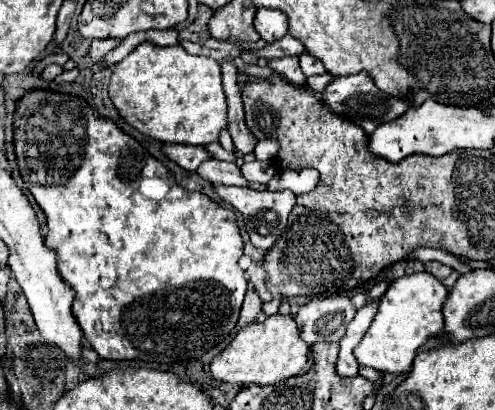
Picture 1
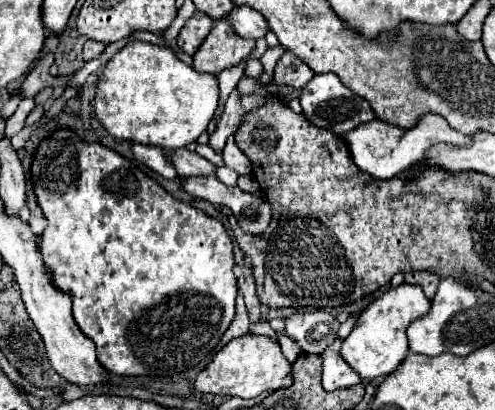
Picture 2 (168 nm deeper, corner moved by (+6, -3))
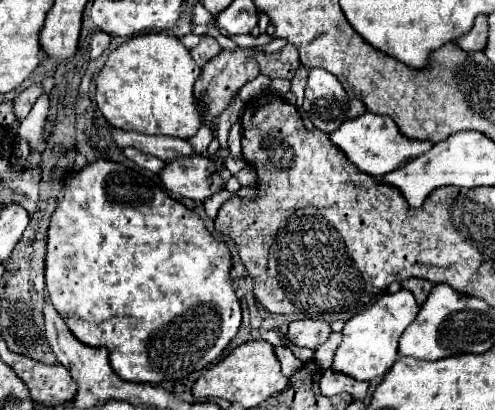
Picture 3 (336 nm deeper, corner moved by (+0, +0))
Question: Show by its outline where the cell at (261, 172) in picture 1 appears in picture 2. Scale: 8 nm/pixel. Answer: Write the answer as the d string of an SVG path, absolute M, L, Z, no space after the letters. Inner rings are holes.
M220 167L220 169L216 171L216 177L218 177L224 185L236 185L236 181L238 181L238 173L236 173L234 169L228 169L228 167Z

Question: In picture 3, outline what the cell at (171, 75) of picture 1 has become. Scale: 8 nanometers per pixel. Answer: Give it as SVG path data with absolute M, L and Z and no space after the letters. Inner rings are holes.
M144 34L130 38L110 52L104 68L96 78L96 104L110 126L120 130L134 130L148 136L172 136L192 138L202 124L202 108L194 98L194 82L200 76L200 68L188 54L188 48L180 44L176 36L168 34Z

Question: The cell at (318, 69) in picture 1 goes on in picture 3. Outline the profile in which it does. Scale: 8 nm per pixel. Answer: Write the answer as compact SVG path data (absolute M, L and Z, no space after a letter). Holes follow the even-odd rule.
M300 66L300 70L296 72L294 80L292 80L292 92L296 94L296 107L302 106L304 100L304 86L306 86L306 72L308 68Z

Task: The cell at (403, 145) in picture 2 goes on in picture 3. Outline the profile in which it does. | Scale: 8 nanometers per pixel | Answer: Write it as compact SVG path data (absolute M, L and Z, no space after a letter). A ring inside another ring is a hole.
M364 112L358 118L346 120L338 130L330 134L332 144L336 144L344 156L364 174L370 174L374 178L380 178L400 166L404 166L412 156L420 156L420 152L426 152L432 148L432 142L420 142L420 140L408 140L404 138L394 120L390 116L380 116L380 114L370 114Z

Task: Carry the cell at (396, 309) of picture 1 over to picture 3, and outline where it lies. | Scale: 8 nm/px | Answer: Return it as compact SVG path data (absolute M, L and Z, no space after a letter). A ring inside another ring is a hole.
M398 290L396 294L384 294L368 310L352 316L342 328L342 342L336 348L332 370L338 374L352 376L356 380L374 380L382 378L398 358L398 340L402 332L418 314L418 304L412 292Z

